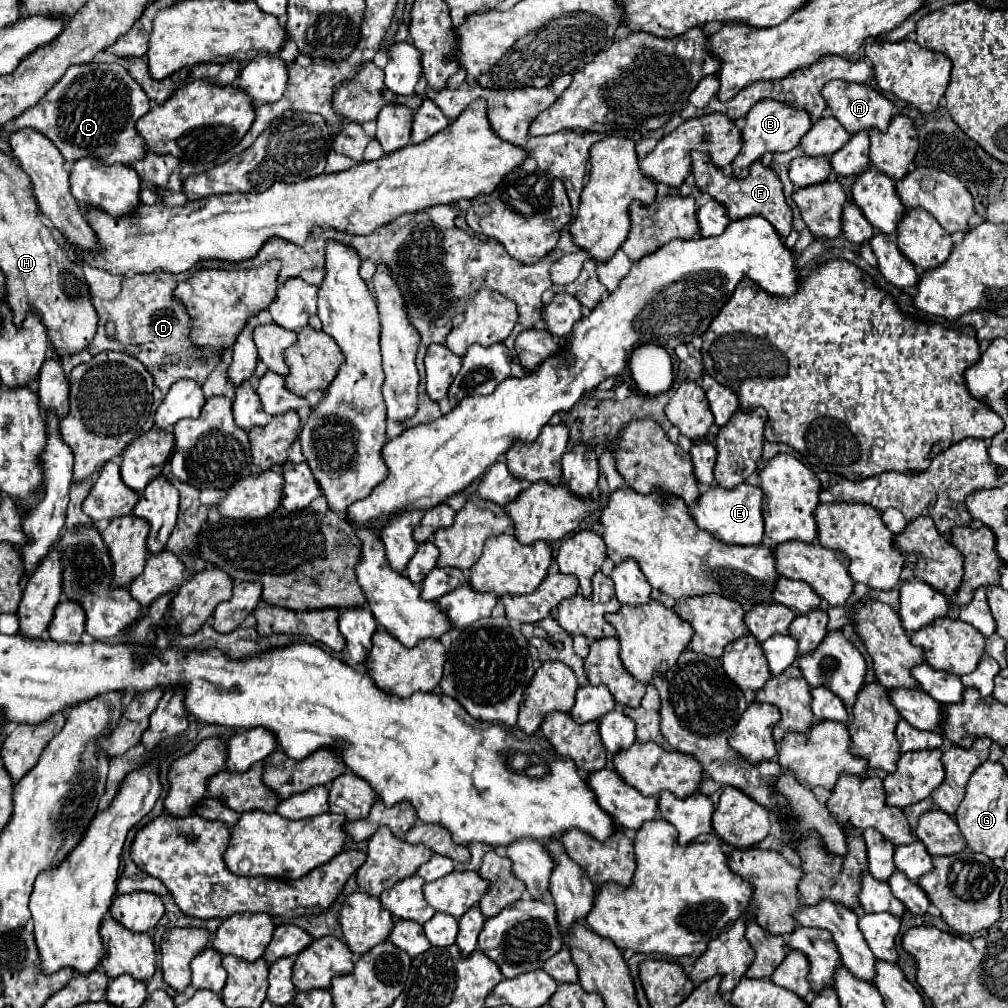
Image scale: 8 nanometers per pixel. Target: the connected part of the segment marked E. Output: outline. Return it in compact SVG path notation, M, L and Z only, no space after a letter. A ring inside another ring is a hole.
M749 483L737 485L735 489L721 489L713 487L711 491L703 493L699 503L691 507L691 515L695 523L703 529L713 533L715 537L723 539L725 543L735 545L755 545L763 539L763 491L761 487L753 487Z

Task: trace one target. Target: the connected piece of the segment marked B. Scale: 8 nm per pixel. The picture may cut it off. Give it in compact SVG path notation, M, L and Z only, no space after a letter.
M761 99L757 101L749 113L747 113L747 123L741 129L743 135L743 147L741 153L737 155L737 159L733 161L733 173L737 177L745 177L749 173L749 165L757 159L763 157L763 151L789 151L793 149L799 139L811 129L811 117L807 111L791 107L787 103L781 101L773 101L773 99Z

